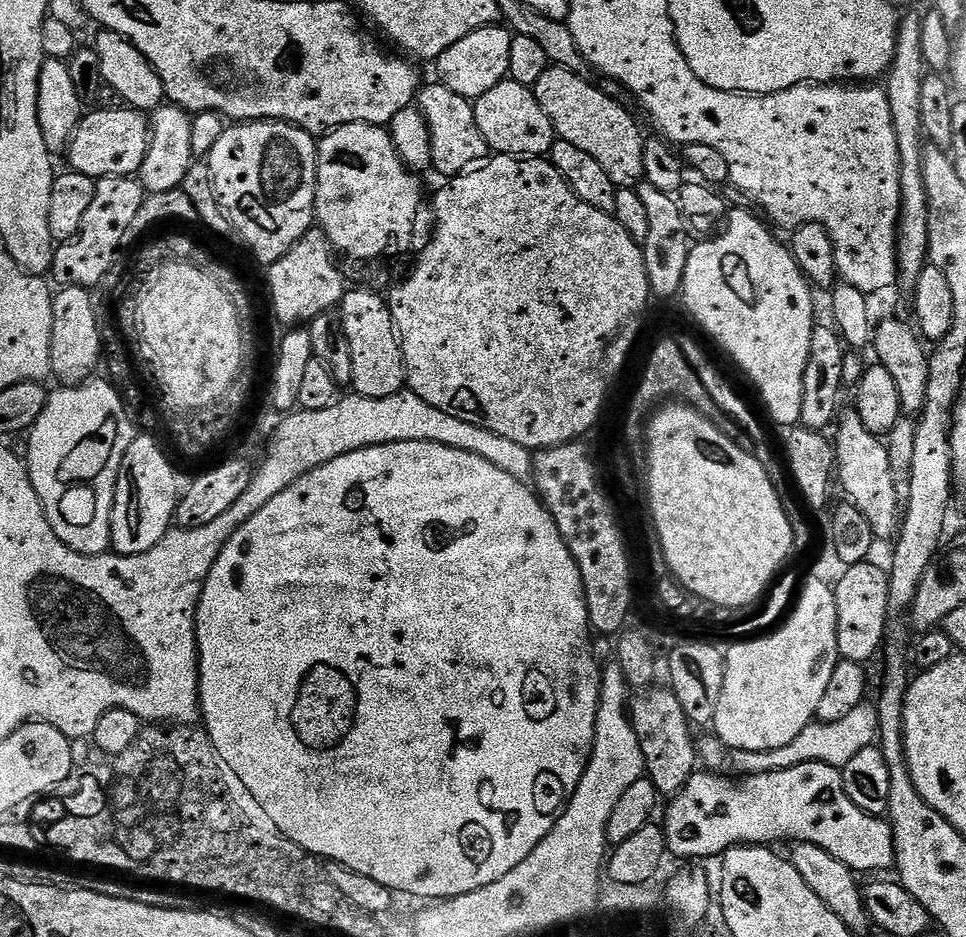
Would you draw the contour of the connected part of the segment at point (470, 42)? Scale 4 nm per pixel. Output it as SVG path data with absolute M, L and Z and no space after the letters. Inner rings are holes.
M493 26L474 30L474 34L466 34L459 42L454 42L450 50L446 50L434 61L435 79L446 86L446 90L454 90L462 98L475 101L482 94L494 90L503 80L509 79L510 42L513 33L504 26Z

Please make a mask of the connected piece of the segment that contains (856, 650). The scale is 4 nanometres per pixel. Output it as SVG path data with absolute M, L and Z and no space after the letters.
M872 563L847 565L845 573L842 574L842 580L838 581L834 587L836 613L838 614L836 637L840 658L863 665L867 665L868 660L874 659L875 656L877 659L878 653L885 643L886 633L889 631L888 620L890 621L888 572Z

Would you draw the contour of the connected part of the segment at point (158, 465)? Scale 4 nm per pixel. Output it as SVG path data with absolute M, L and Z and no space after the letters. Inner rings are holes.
M137 435L132 445L126 450L126 454L122 458L122 466L118 474L118 482L116 483L116 493L114 494L114 510L112 511L112 546L111 551L117 556L133 556L134 554L146 554L146 550L150 550L154 546L158 546L158 542L173 527L176 519L176 502L178 499L178 488L176 492L176 472L172 469L172 464L168 461L166 453L160 449L160 444L152 436Z

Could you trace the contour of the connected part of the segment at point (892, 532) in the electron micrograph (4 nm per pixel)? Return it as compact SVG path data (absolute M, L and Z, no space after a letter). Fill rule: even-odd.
M854 410L841 411L834 424L836 449L835 479L838 488L845 492L847 503L862 510L862 518L870 522L872 535L877 541L891 541L897 535L902 520L902 502L896 494L896 483L890 470L890 454L887 443L881 437L866 430L862 414Z

